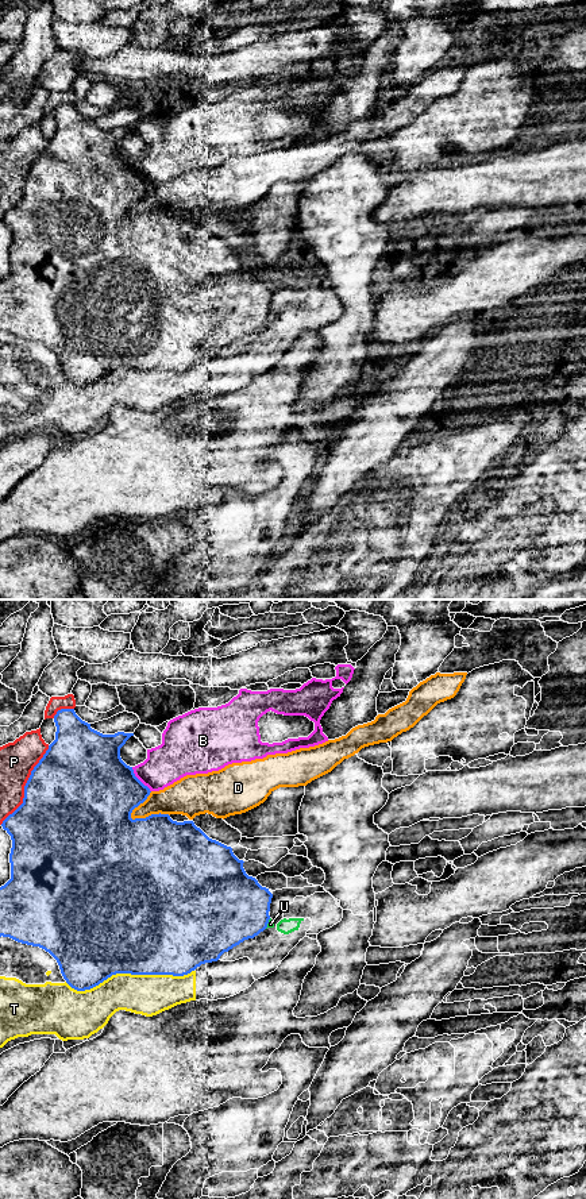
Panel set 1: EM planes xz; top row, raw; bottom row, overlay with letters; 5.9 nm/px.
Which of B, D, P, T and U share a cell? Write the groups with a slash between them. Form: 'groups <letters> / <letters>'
groups B / D / P / T U

